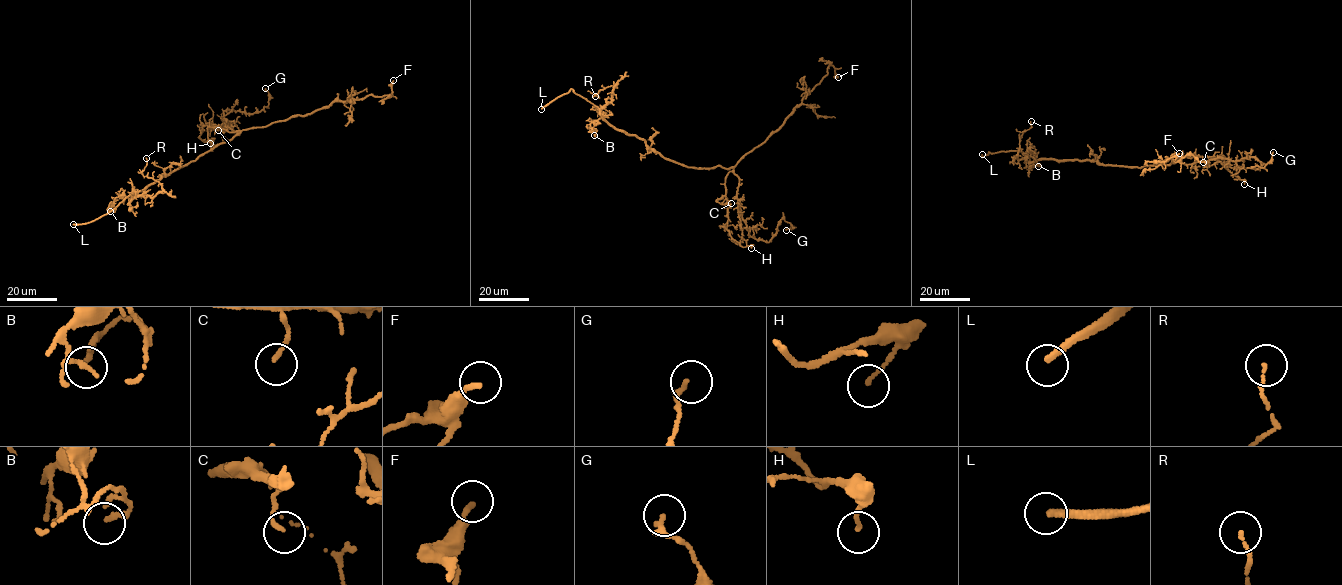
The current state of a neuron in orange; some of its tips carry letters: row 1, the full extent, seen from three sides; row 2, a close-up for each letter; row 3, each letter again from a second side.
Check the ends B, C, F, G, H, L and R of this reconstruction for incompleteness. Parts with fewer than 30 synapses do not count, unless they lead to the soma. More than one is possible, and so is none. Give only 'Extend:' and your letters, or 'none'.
Extend: L

